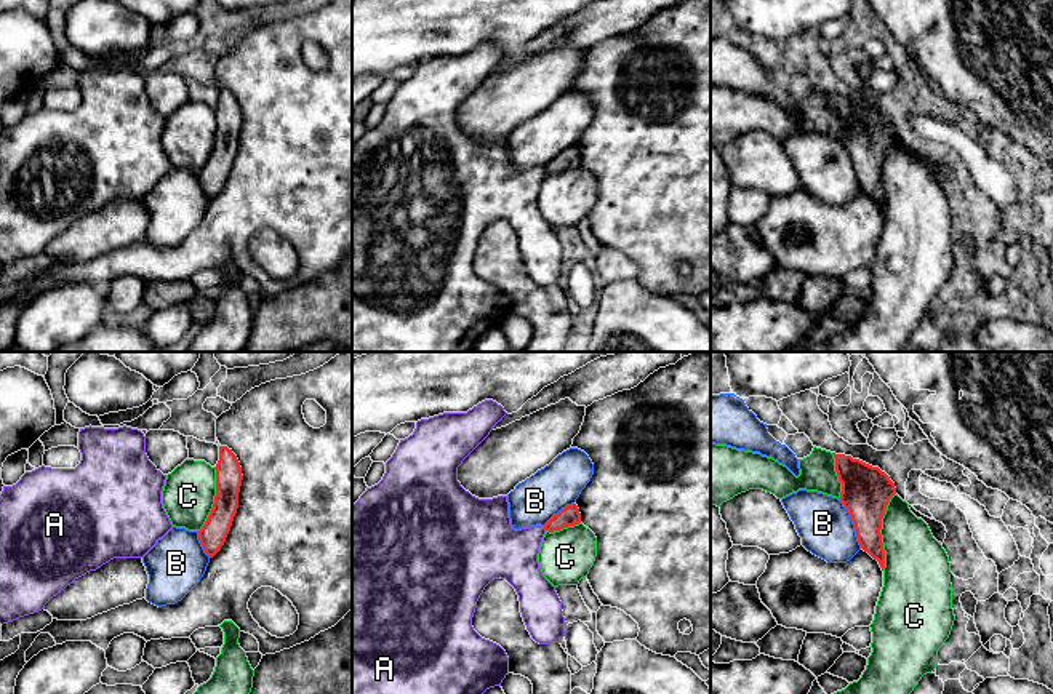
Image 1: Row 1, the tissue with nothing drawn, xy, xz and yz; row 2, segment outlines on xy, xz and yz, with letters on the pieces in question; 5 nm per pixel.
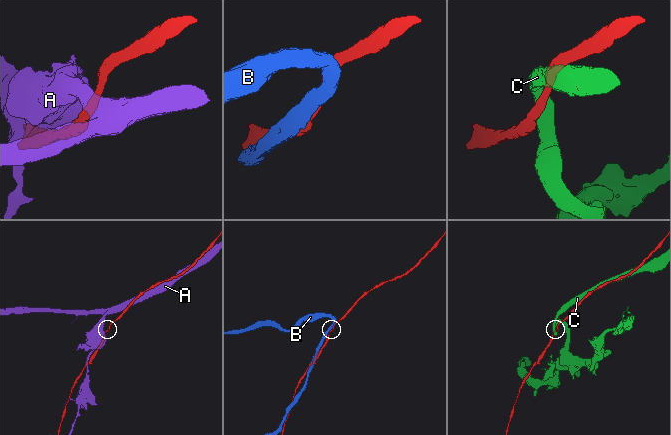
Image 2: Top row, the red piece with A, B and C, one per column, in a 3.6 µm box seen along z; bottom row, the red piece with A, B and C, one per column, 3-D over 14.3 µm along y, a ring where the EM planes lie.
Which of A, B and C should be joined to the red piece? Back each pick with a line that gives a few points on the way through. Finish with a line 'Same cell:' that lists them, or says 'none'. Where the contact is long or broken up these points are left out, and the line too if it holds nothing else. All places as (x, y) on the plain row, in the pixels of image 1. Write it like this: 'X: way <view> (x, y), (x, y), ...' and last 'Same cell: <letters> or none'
Same cell: C

